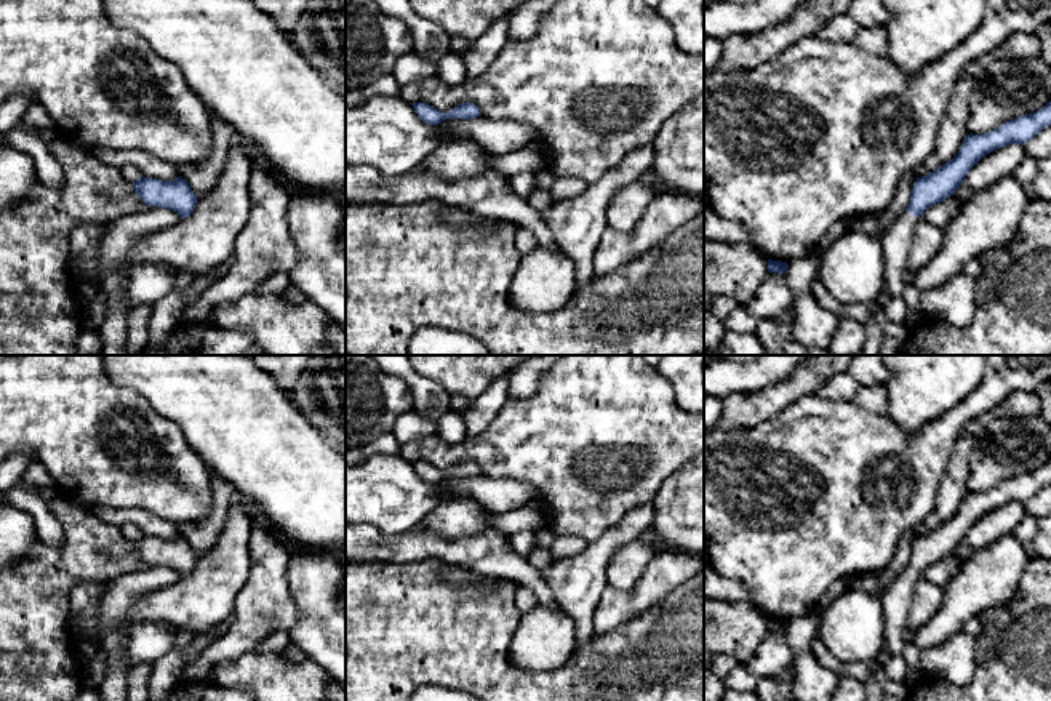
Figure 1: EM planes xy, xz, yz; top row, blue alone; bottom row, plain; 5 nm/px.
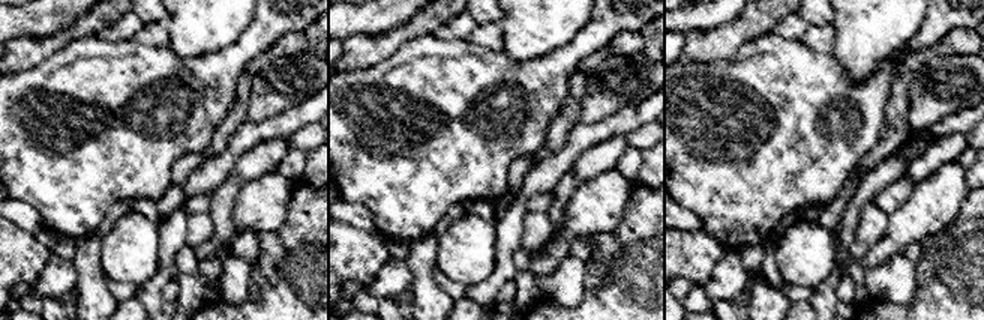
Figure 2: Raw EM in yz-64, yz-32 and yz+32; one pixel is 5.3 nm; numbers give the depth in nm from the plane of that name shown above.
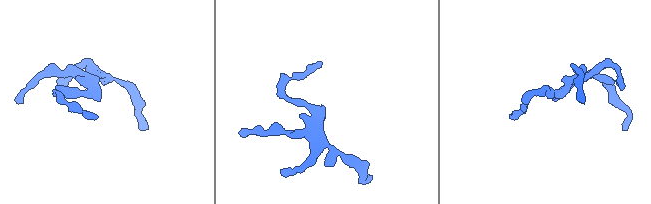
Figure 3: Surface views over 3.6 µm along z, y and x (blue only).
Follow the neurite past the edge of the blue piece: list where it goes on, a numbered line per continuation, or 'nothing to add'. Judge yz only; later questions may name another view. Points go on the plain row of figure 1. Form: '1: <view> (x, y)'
1: yz (896, 599)

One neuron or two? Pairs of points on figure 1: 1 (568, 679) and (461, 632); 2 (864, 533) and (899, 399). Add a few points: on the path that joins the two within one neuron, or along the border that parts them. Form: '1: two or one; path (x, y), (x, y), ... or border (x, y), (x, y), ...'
1: one; path (541, 684), (512, 684), (488, 660)
2: two; border (885, 413), (906, 432), (917, 432), (931, 421)

